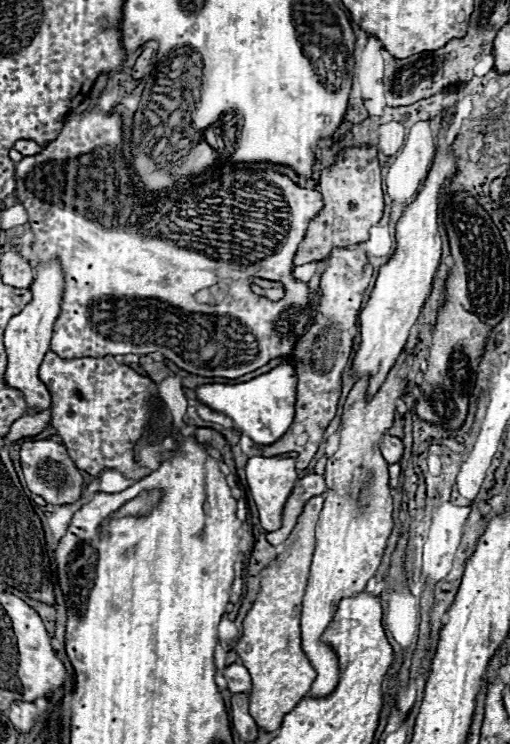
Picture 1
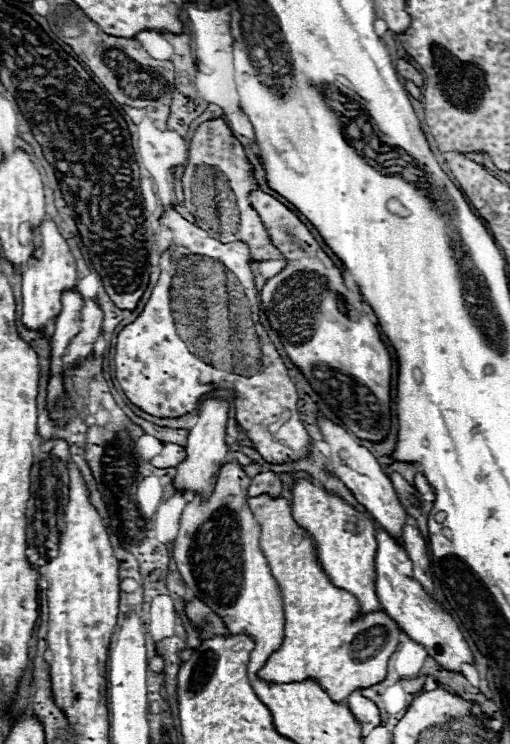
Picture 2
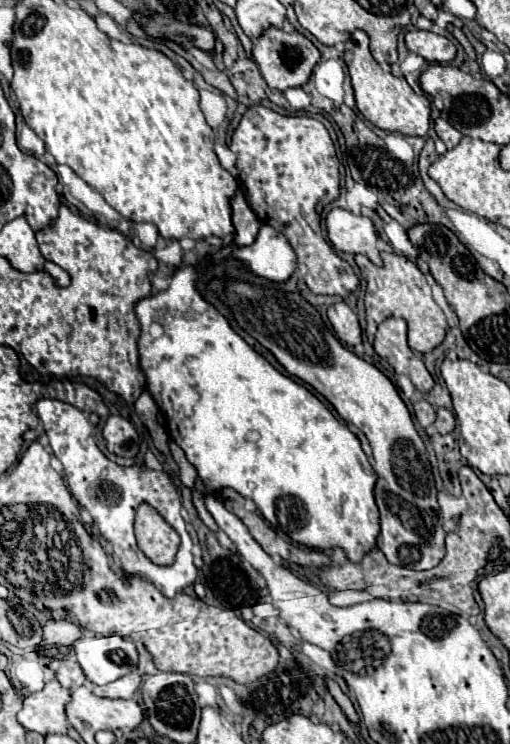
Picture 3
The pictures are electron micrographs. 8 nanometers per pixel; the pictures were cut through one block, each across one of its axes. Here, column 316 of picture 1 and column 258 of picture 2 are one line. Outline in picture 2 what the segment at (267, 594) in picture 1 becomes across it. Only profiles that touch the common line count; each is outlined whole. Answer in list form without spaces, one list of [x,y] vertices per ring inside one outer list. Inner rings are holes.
[[[260,494],[250,498],[248,504],[262,526],[260,546],[282,588],[286,610],[286,638],[258,676],[276,684],[316,678],[336,702],[346,700],[358,686],[382,682],[388,672],[388,660],[404,634],[398,622],[384,608],[362,616],[356,596],[332,584],[318,562],[312,536],[296,524],[290,500]]]

